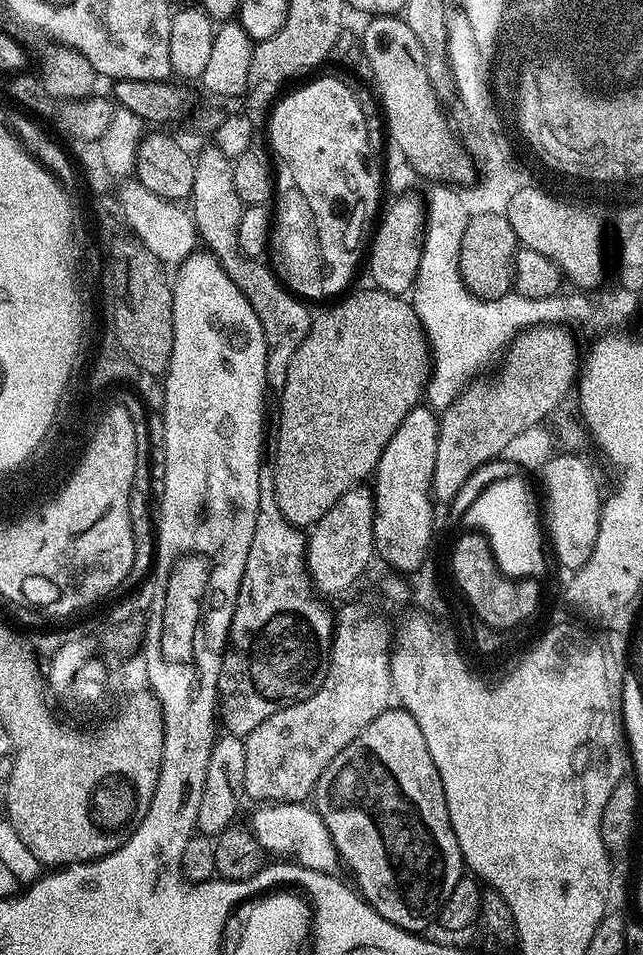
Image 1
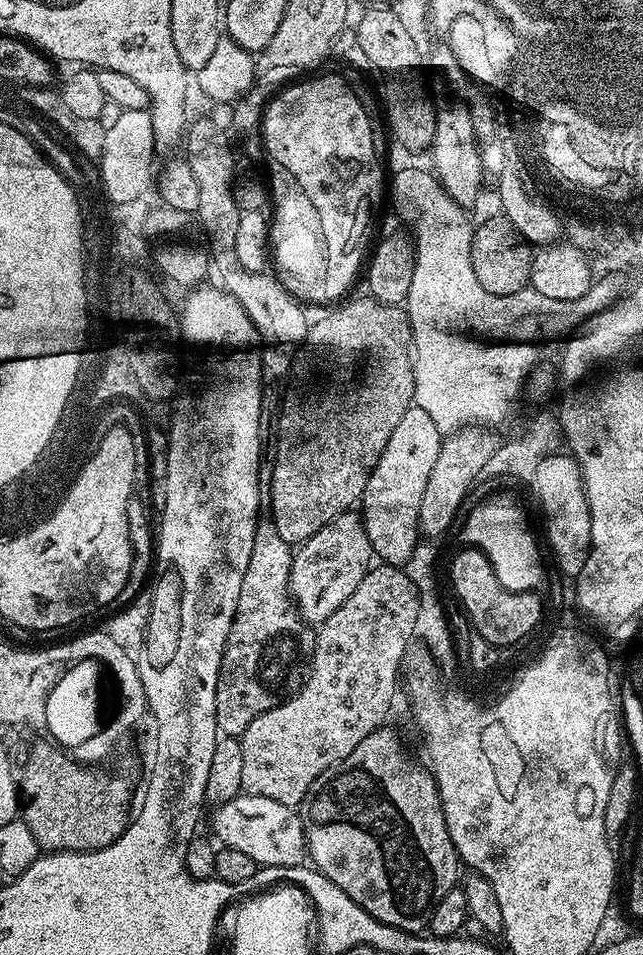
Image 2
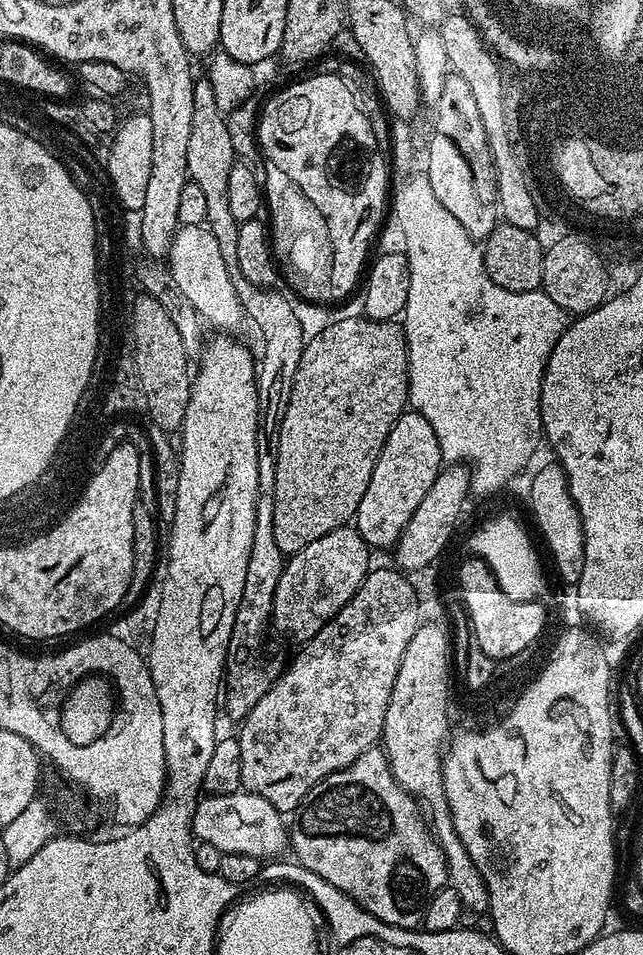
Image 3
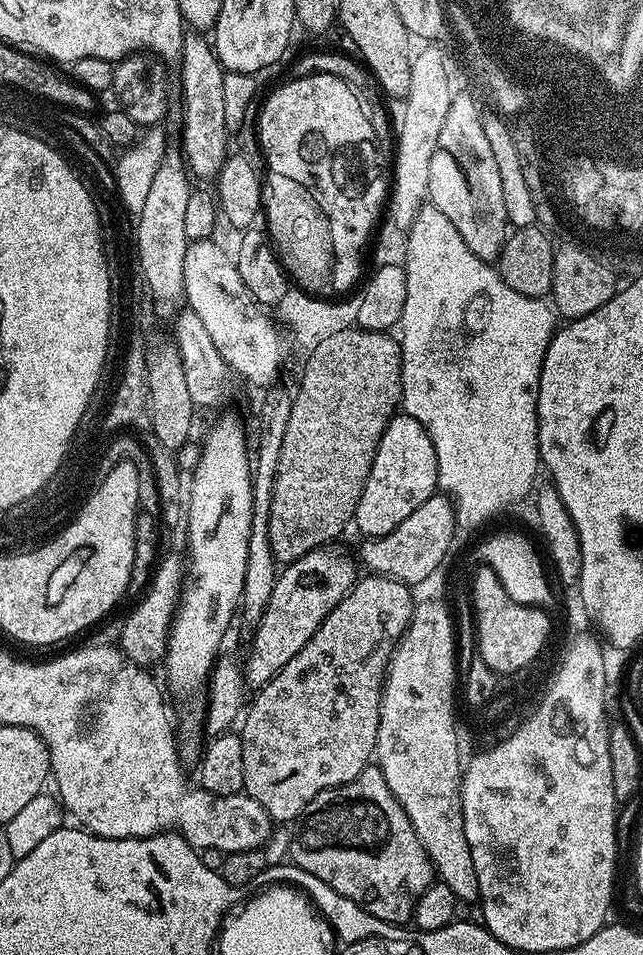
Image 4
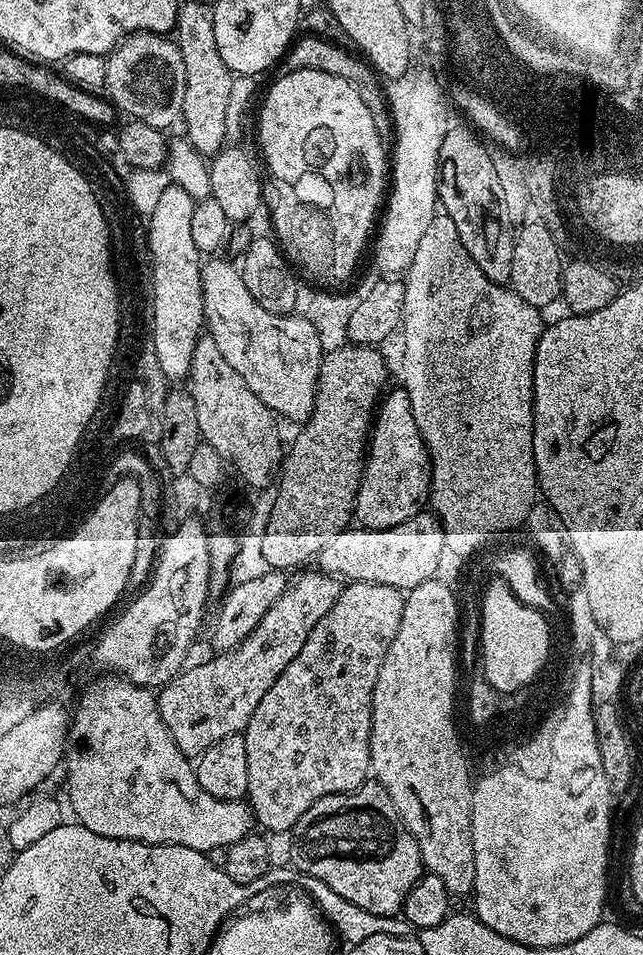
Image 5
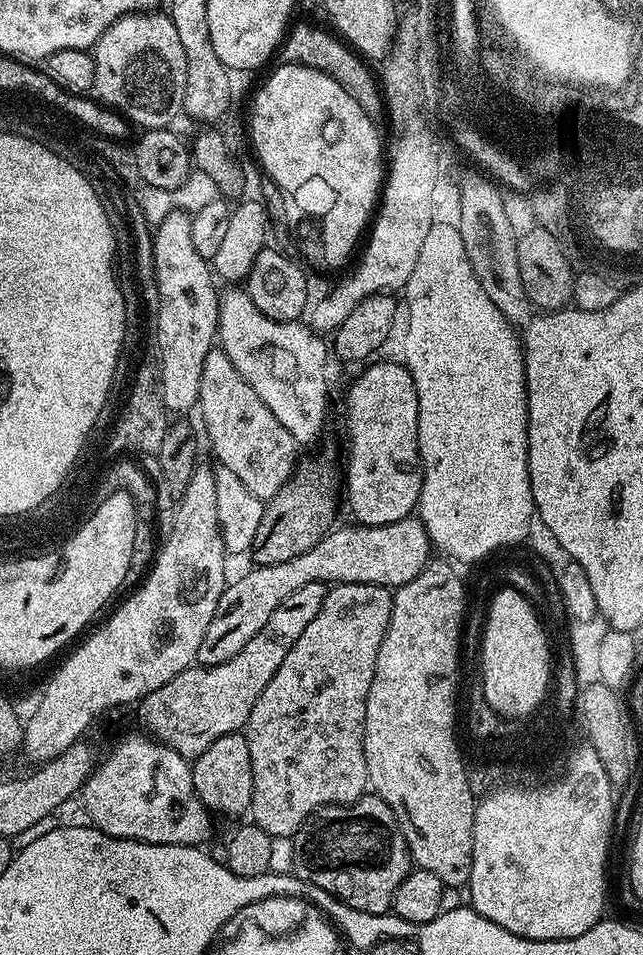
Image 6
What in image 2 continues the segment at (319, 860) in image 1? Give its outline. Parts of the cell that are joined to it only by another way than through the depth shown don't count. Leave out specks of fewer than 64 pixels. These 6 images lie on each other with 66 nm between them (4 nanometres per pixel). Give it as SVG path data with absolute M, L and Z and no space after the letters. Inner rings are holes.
M241 794L213 812L216 813L212 816L212 828L221 840L219 843L230 850L242 850L258 866L294 868L309 859L304 820L293 805L274 802L274 798Z

